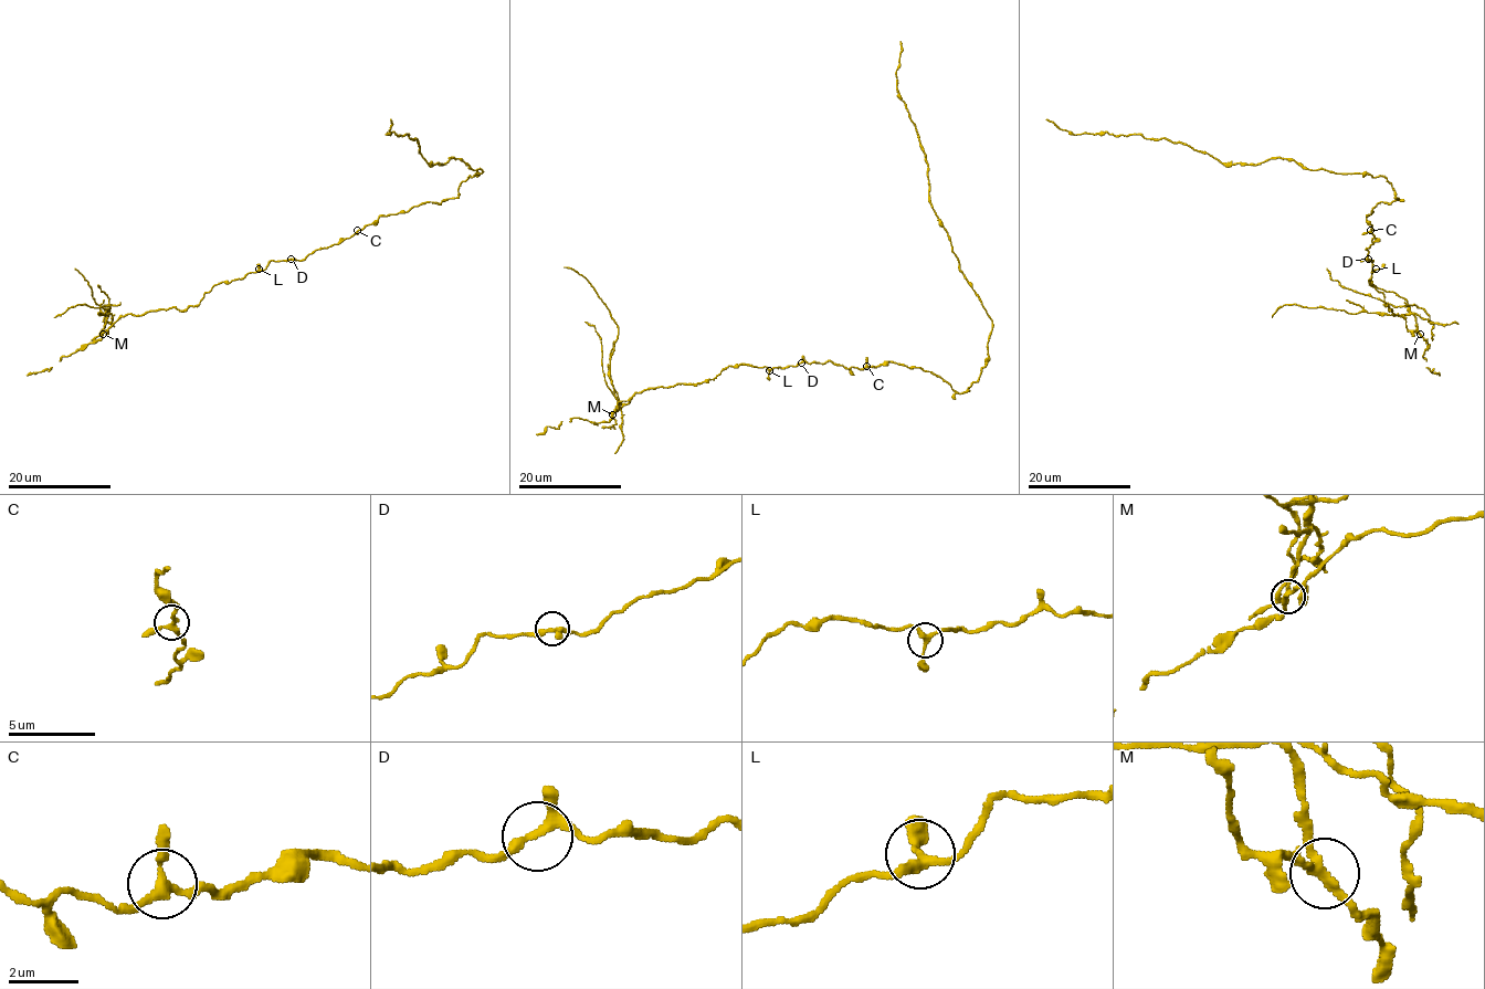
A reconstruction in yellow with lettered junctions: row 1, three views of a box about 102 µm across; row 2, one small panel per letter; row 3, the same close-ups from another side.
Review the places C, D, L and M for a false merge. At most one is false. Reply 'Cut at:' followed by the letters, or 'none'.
Cut at: M

